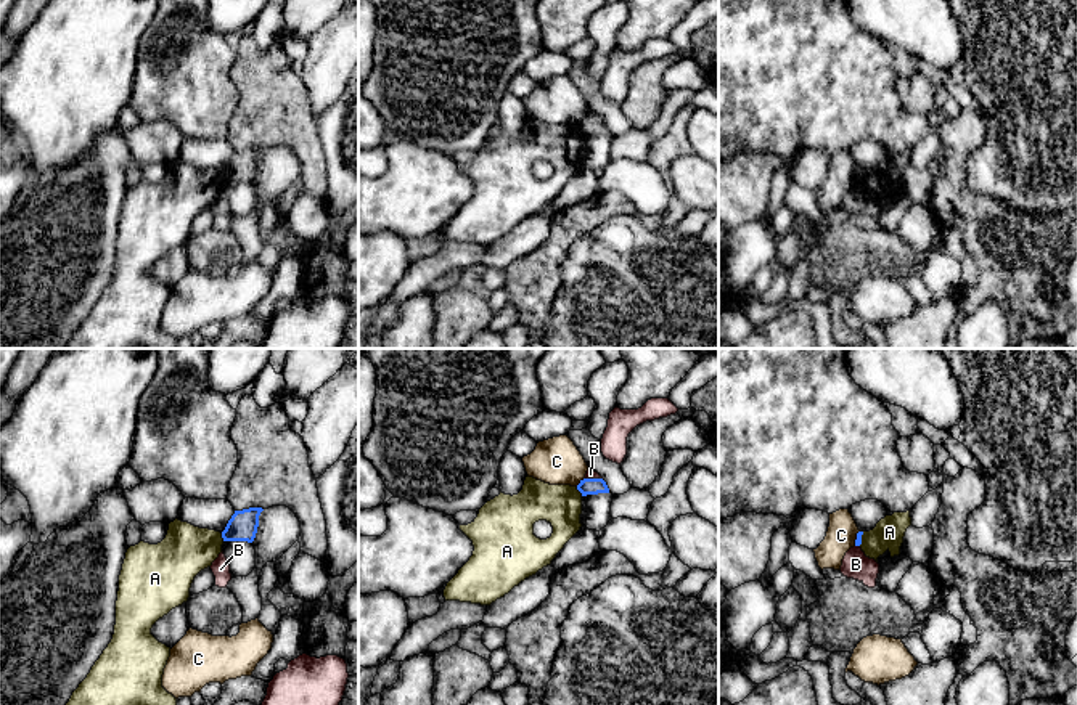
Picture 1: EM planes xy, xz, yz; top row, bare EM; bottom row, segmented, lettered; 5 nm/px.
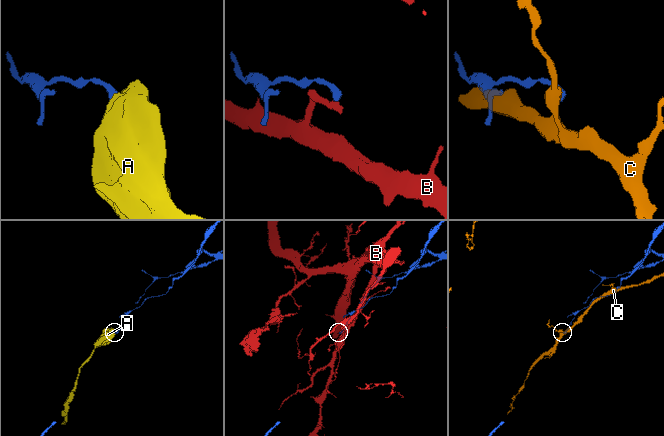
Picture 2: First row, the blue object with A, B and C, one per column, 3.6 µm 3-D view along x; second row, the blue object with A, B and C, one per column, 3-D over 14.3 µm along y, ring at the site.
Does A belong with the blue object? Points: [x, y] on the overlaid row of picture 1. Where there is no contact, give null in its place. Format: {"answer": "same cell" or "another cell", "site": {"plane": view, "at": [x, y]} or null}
{"answer": "another cell", "site": {"plane": "xz", "at": [579, 490]}}

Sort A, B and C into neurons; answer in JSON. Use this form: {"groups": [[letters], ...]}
{"groups": [["A"], ["B"], ["C"]]}

